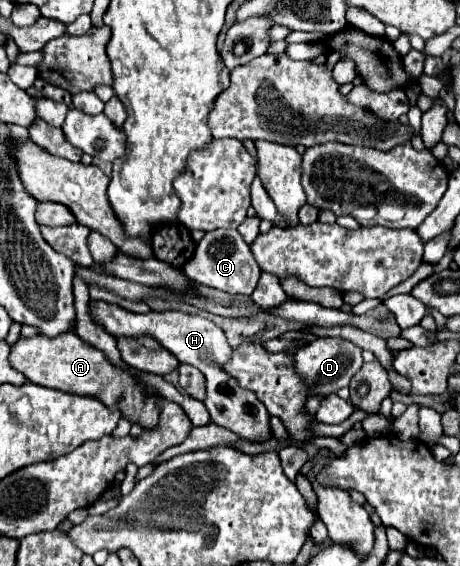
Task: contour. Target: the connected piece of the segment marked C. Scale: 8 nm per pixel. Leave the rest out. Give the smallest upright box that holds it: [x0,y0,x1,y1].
[182,229,262,295]

